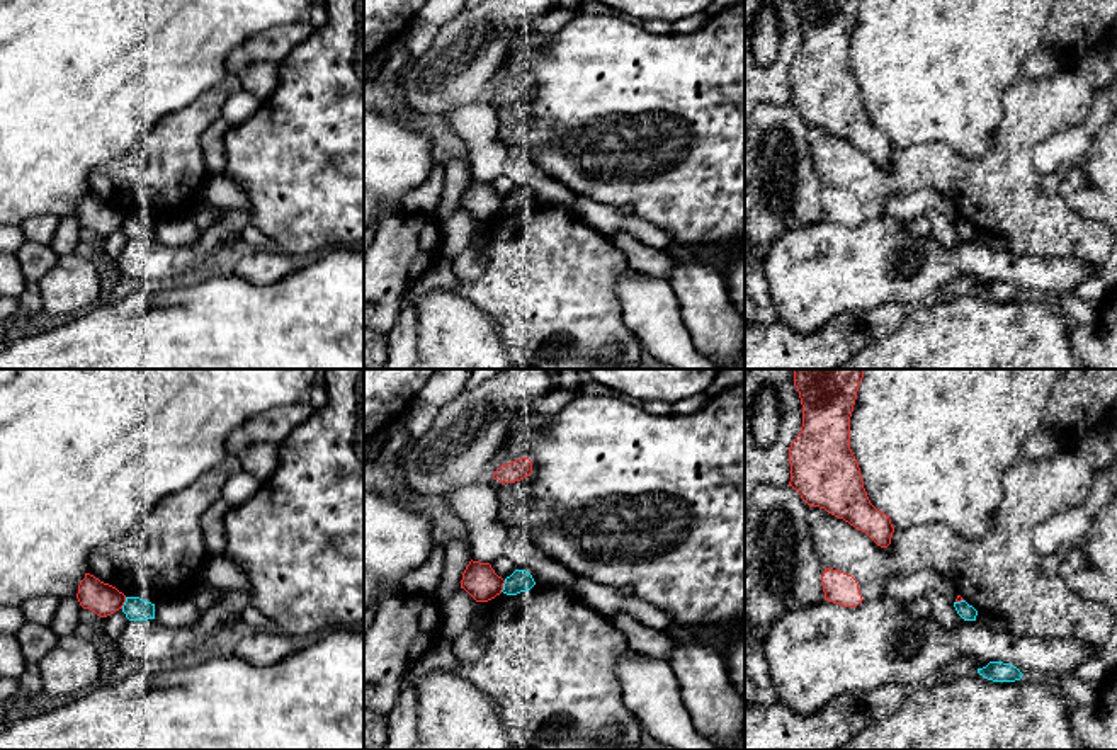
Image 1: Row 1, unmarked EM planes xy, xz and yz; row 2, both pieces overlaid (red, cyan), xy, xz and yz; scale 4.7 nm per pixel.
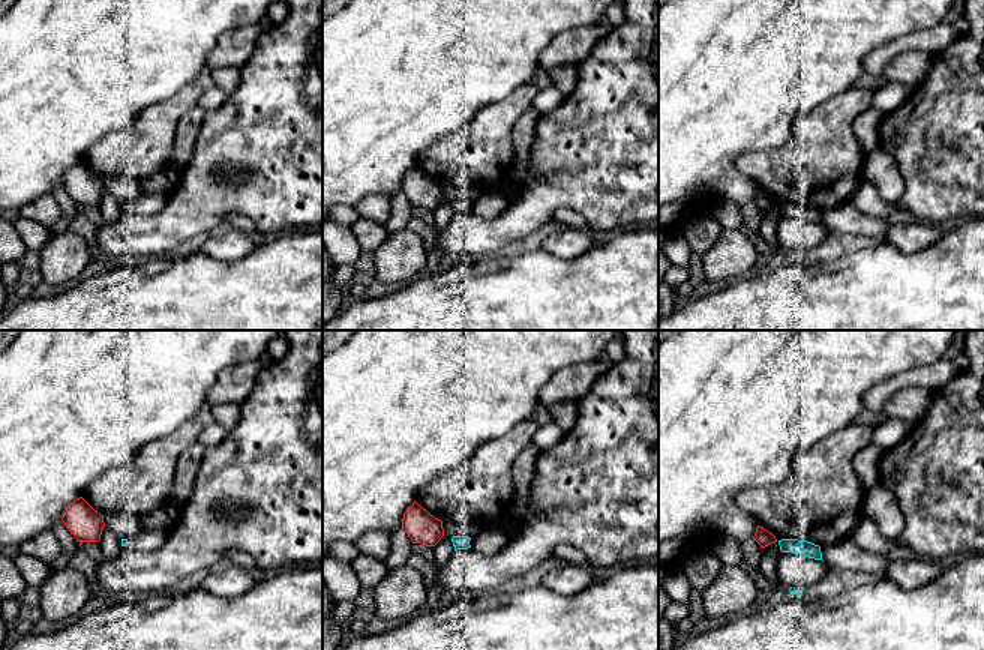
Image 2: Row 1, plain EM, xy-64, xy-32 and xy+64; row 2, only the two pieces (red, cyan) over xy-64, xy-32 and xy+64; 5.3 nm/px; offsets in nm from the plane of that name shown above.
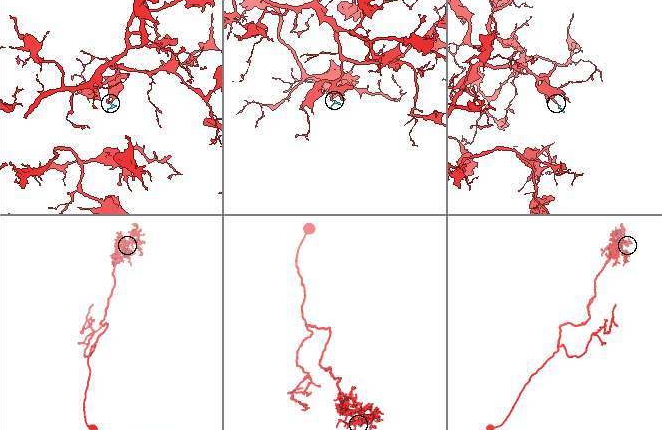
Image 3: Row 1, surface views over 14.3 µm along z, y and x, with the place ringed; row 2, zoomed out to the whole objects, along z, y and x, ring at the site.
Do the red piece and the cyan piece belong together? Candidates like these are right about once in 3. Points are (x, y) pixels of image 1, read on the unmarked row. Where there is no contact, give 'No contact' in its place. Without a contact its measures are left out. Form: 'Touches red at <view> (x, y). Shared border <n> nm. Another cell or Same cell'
Touches red at xy (124, 220). Shared border 60 nm. Another cell

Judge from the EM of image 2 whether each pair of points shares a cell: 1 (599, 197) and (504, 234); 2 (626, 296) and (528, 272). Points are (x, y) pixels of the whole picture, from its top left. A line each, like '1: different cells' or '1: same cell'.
1: same cell
2: same cell

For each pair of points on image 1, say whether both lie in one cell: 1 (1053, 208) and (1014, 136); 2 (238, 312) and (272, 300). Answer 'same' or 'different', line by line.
1: same
2: same

